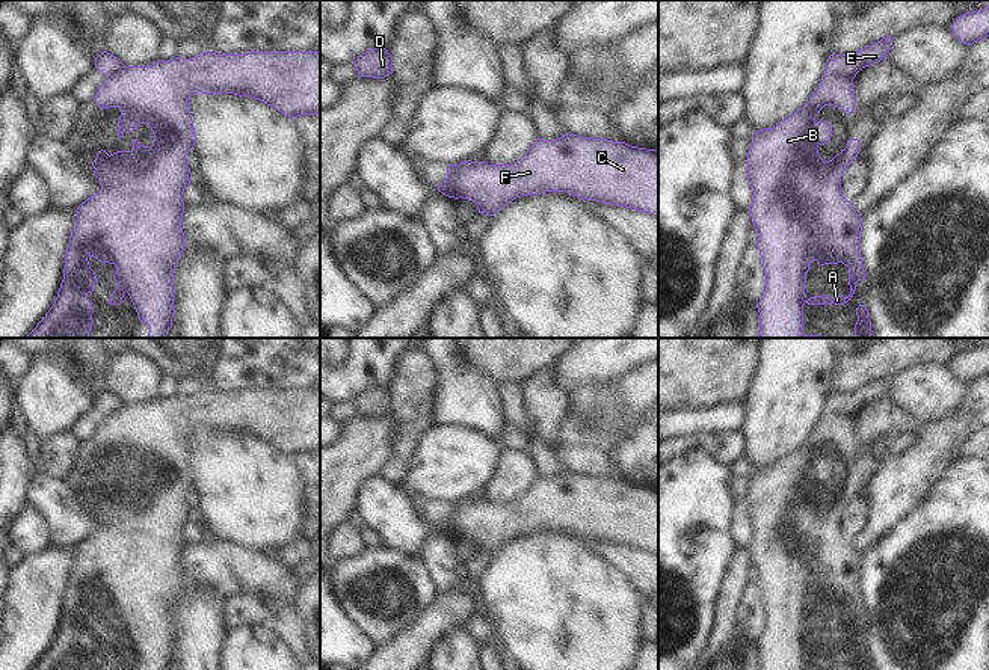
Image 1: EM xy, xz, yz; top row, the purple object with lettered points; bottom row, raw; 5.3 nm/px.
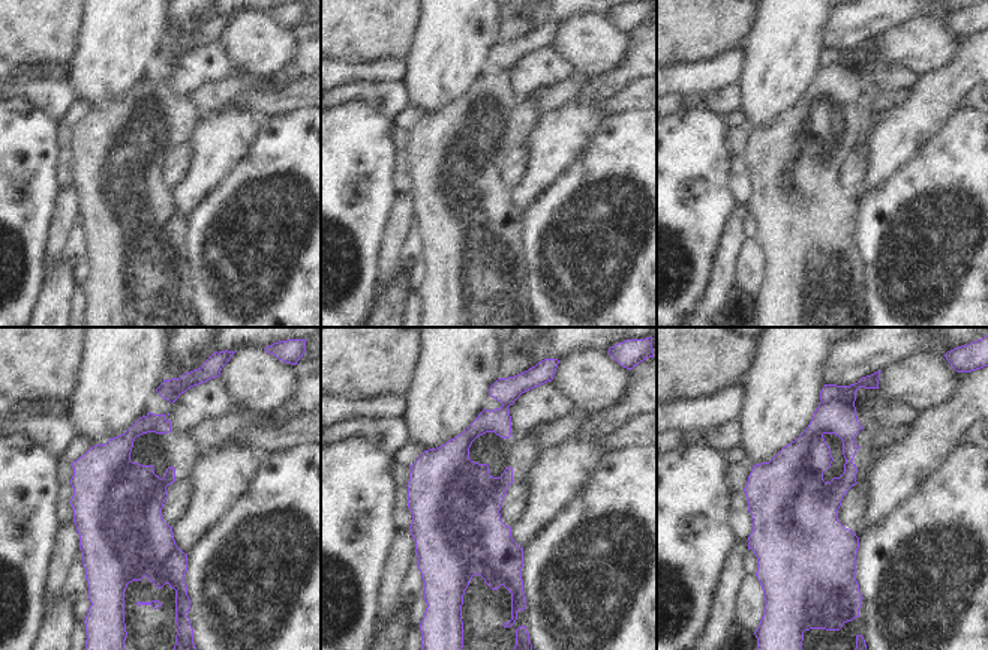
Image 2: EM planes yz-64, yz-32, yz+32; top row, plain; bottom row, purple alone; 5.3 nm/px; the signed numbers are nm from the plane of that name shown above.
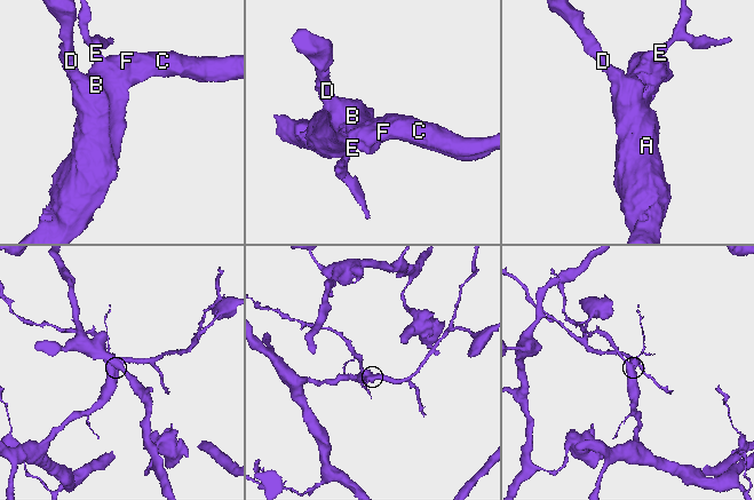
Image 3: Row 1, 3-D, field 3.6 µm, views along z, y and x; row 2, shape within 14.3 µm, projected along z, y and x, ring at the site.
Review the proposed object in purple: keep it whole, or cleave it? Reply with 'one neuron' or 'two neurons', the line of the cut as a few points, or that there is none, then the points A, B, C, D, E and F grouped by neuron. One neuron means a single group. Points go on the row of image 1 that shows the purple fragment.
two neurons; cut yz (826, 73), (852, 79); groups A B C D F / E

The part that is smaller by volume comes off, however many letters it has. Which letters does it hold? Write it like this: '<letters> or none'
E

